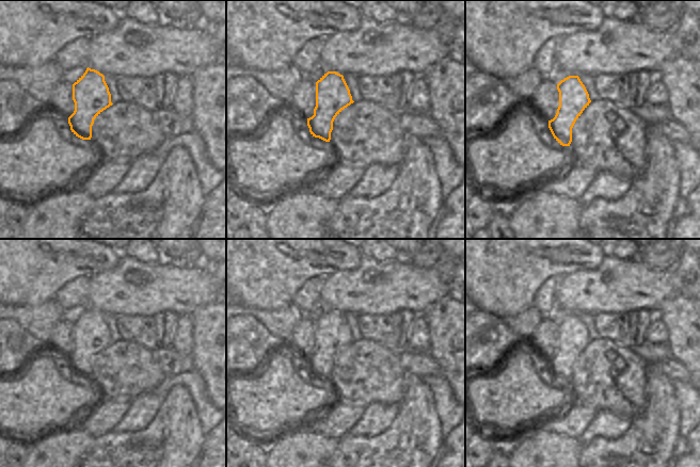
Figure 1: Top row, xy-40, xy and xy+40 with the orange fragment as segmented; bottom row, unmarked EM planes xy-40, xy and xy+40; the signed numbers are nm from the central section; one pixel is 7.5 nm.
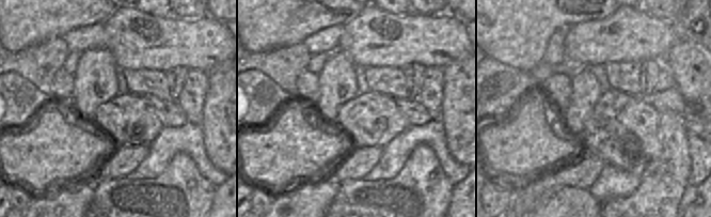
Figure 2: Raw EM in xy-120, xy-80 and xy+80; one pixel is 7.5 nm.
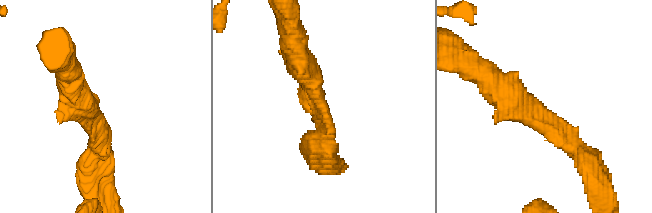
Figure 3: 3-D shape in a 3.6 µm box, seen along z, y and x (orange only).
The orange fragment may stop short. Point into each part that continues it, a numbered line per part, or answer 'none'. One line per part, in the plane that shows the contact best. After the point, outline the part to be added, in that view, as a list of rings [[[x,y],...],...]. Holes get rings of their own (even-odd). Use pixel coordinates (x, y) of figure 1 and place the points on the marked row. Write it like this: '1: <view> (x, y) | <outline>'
none

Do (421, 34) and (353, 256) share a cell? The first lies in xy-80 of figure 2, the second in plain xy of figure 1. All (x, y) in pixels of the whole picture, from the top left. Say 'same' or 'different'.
different

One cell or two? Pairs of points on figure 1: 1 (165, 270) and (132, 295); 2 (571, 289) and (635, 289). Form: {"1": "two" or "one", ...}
{"1": "one", "2": "one"}

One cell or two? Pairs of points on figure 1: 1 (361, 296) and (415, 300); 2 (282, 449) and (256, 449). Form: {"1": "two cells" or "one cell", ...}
{"1": "one cell", "2": "two cells"}

